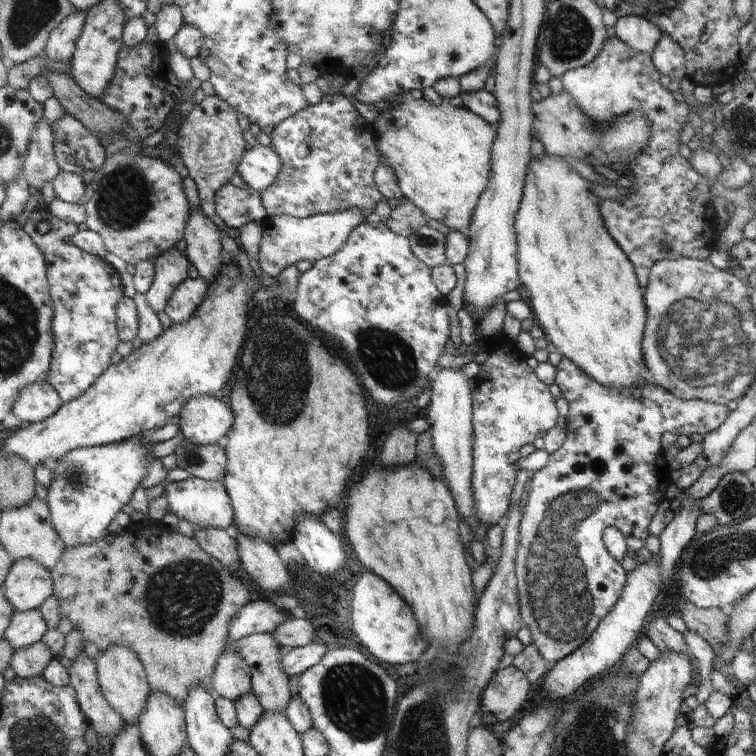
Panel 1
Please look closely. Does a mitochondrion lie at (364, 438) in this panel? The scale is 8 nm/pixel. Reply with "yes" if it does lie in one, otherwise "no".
no

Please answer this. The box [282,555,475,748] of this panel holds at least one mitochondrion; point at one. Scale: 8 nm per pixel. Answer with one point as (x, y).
(355, 699)

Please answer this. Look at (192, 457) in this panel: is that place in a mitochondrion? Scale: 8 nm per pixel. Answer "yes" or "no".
yes

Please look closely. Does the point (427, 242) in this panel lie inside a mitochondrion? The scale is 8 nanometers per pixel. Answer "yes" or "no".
yes

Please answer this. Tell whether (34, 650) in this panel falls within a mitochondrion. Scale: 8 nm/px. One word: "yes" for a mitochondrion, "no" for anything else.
no

